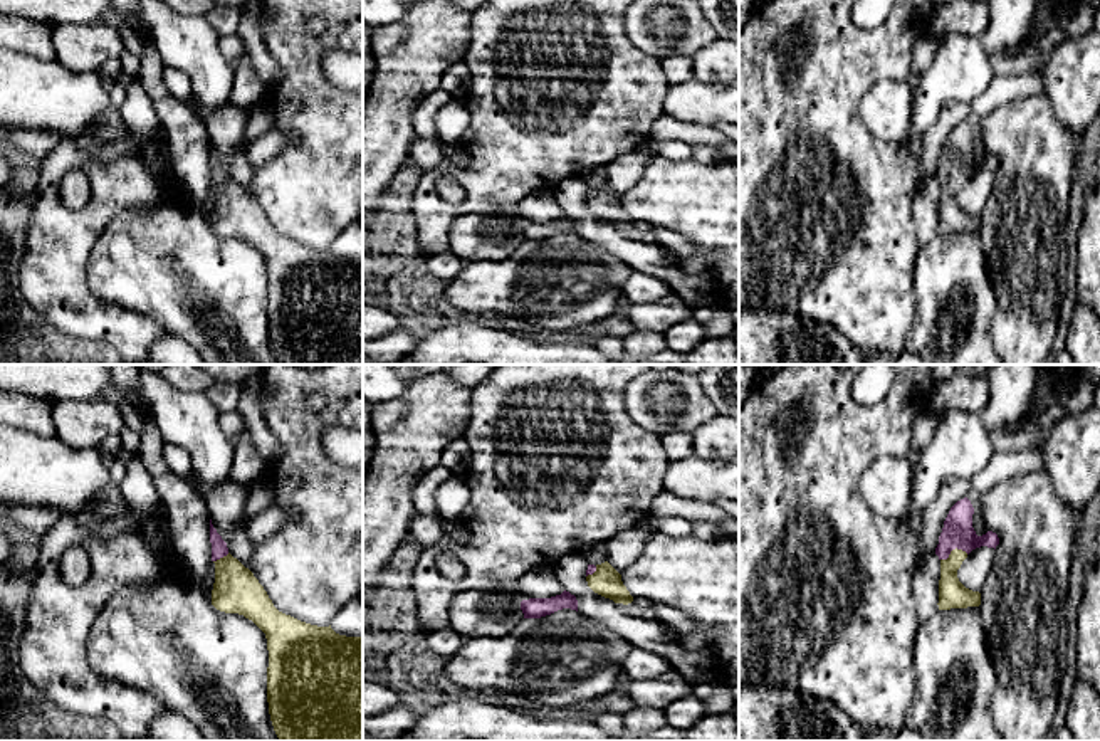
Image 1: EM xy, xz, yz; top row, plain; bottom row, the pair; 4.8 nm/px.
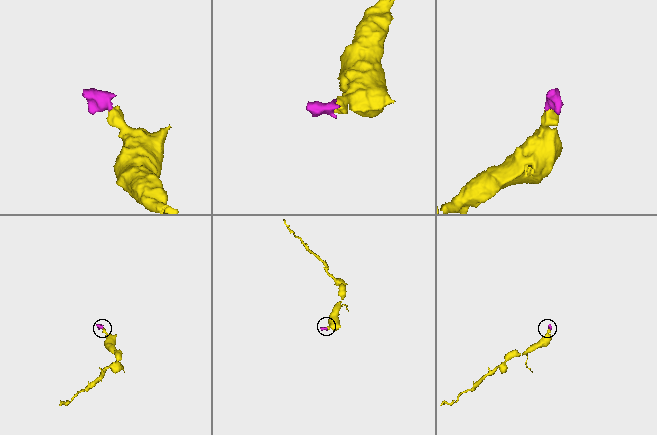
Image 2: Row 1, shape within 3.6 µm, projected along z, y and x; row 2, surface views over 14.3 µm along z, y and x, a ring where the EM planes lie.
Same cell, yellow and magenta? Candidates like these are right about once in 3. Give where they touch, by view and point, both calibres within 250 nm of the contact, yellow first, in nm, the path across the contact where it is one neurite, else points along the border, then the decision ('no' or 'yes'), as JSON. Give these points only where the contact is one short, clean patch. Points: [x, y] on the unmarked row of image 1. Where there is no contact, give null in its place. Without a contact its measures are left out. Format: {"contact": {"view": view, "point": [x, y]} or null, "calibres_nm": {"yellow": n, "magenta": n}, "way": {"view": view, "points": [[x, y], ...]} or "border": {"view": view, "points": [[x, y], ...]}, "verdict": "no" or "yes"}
{"contact": {"view": "yz", "point": [953, 173]}, "calibres_nm": {"yellow": 140, "magenta": 150}, "way": {"view": "yz", "points": [[953, 217], [953, 173], [958, 155]]}, "verdict": "yes"}

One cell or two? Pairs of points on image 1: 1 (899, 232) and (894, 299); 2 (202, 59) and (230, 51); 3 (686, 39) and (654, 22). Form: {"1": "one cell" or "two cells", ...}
{"1": "one cell", "2": "two cells", "3": "one cell"}

